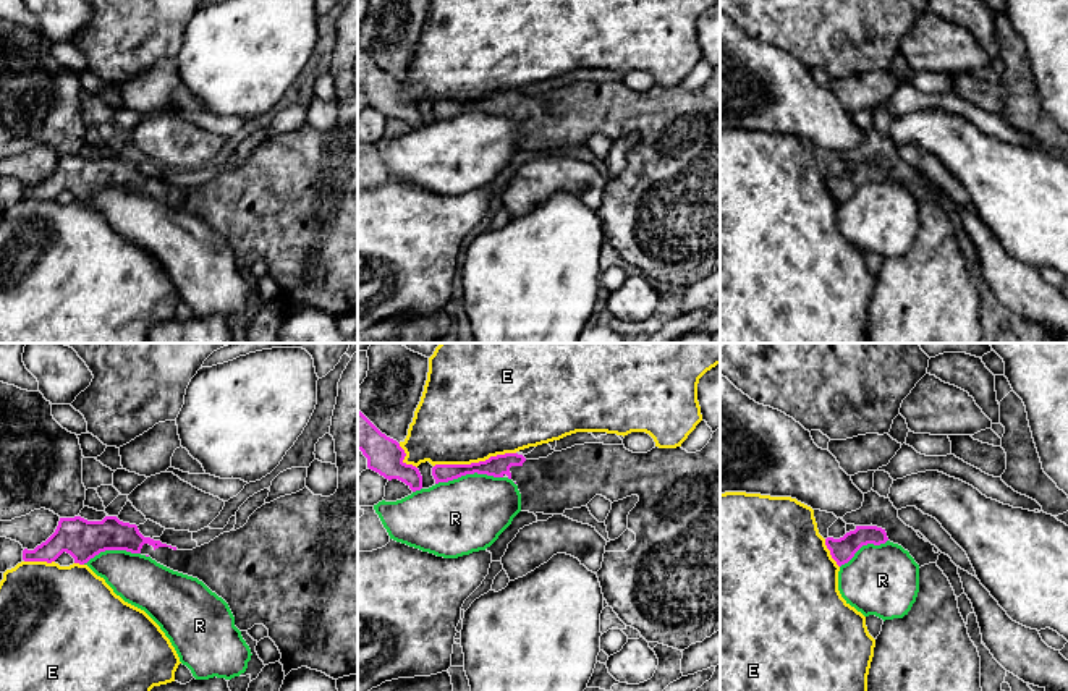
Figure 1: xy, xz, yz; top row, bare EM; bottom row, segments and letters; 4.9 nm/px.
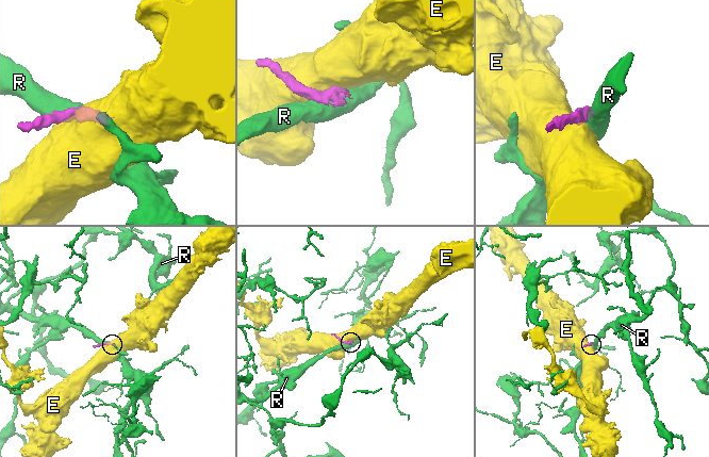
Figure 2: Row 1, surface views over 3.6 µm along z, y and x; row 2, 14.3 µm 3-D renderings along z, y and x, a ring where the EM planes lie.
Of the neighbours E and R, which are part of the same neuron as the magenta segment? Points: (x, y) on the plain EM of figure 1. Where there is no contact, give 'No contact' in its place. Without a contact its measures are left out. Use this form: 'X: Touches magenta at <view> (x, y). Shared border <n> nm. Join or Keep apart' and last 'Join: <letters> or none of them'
E: Touches magenta at xz (474, 101). Shared border 420 nm. Keep apart
R: Touches magenta at xz (468, 110). Shared border 340 nm. Keep apart
Join: none of them

